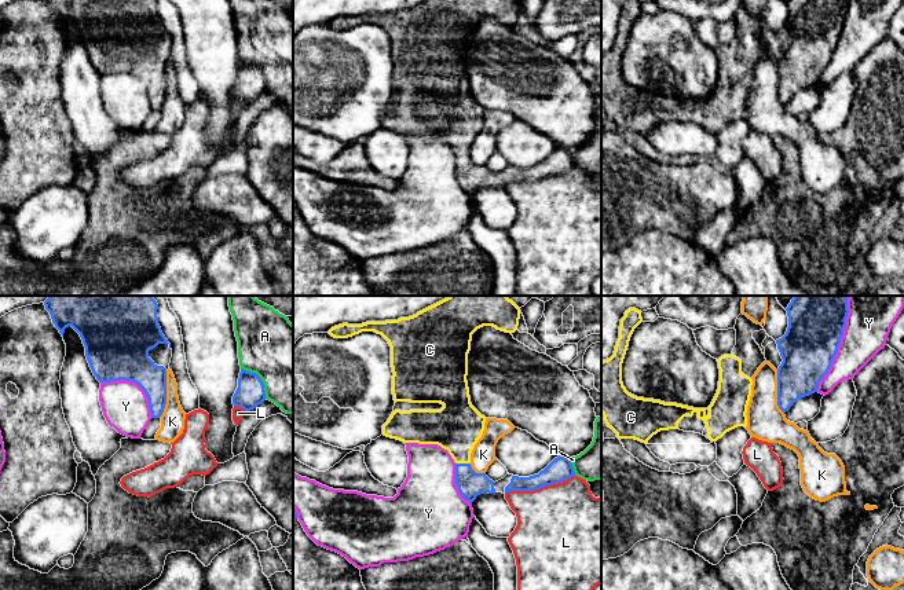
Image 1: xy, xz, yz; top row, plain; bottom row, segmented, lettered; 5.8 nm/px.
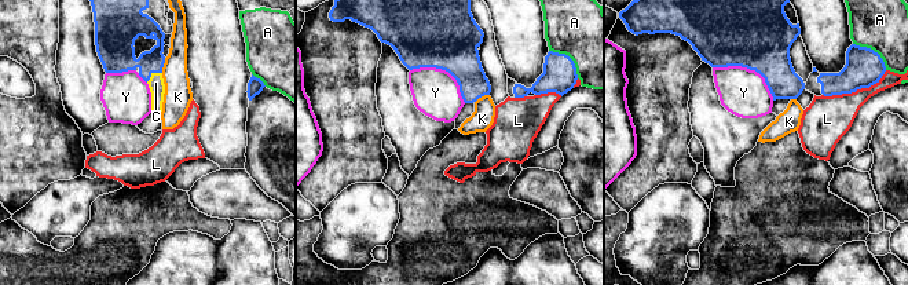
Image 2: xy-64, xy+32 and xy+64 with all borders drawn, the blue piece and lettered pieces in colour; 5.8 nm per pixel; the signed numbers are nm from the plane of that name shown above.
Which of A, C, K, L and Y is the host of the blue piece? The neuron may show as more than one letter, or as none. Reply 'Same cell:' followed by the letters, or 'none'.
Same cell: C

